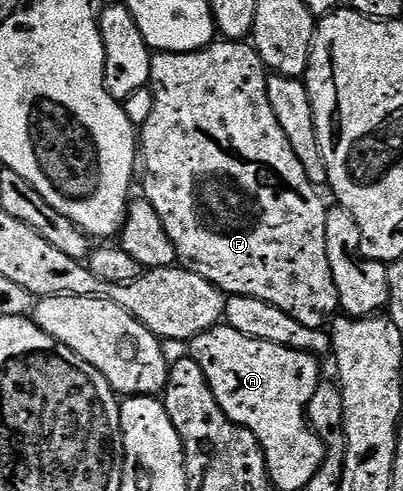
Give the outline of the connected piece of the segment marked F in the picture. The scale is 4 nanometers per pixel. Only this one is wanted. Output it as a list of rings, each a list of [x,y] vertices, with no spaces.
[[[216,41],[201,51],[156,54],[151,60],[149,84],[155,93],[153,114],[141,128],[141,163],[142,166],[143,163],[147,166],[142,194],[153,205],[153,209],[157,209],[157,217],[161,217],[165,233],[169,233],[169,241],[173,241],[175,258],[187,270],[205,277],[205,281],[209,281],[228,296],[257,297],[289,313],[289,317],[301,321],[301,325],[323,329],[336,318],[340,310],[337,285],[333,281],[333,273],[329,267],[329,253],[325,245],[325,221],[329,207],[328,204],[323,204],[322,197],[315,192],[318,191],[316,184],[309,181],[301,161],[297,161],[297,153],[293,153],[293,145],[289,145],[289,137],[285,137],[285,129],[281,129],[281,121],[277,121],[277,113],[273,113],[273,105],[269,105],[268,74],[262,57],[247,41]]]

